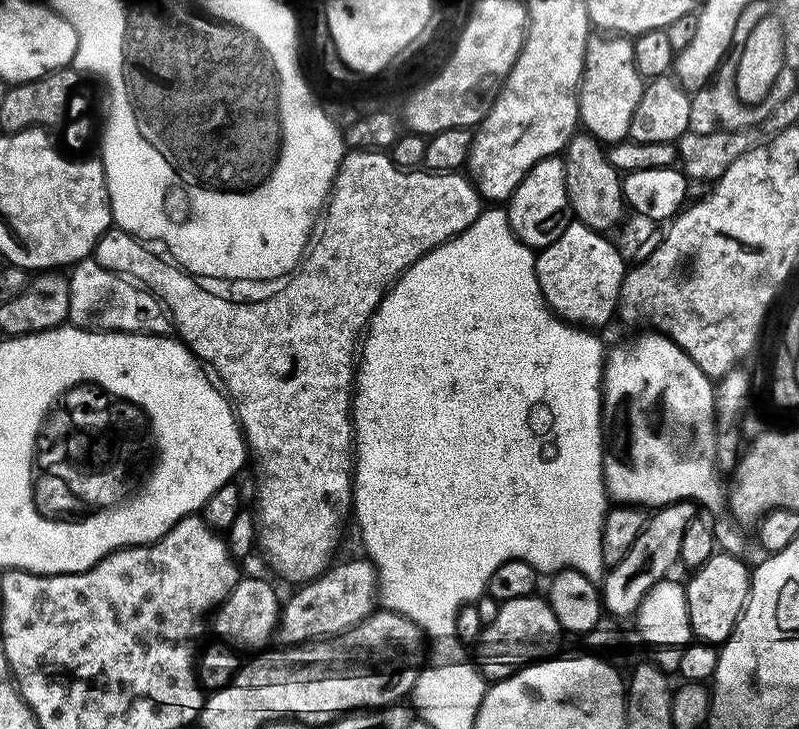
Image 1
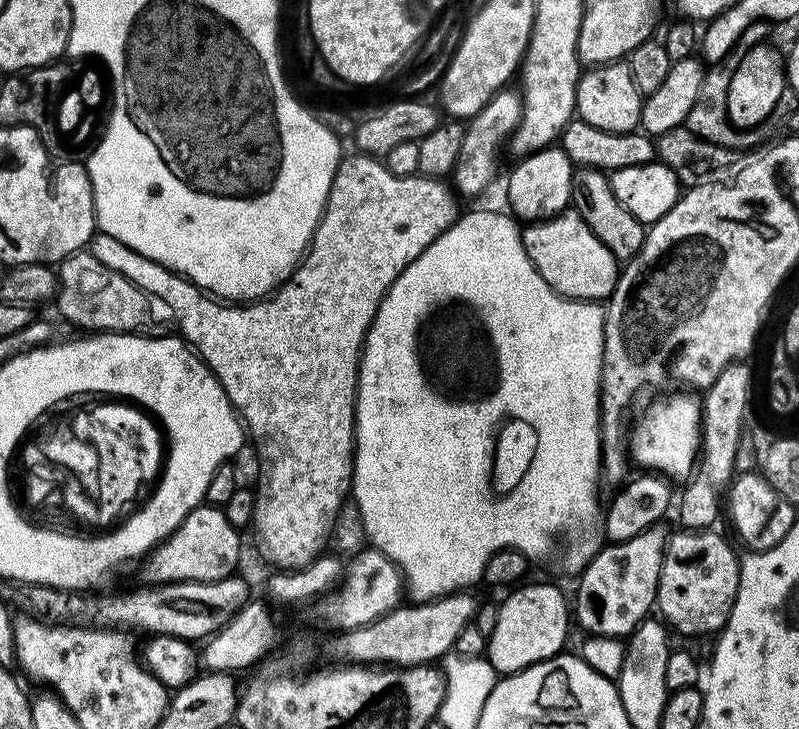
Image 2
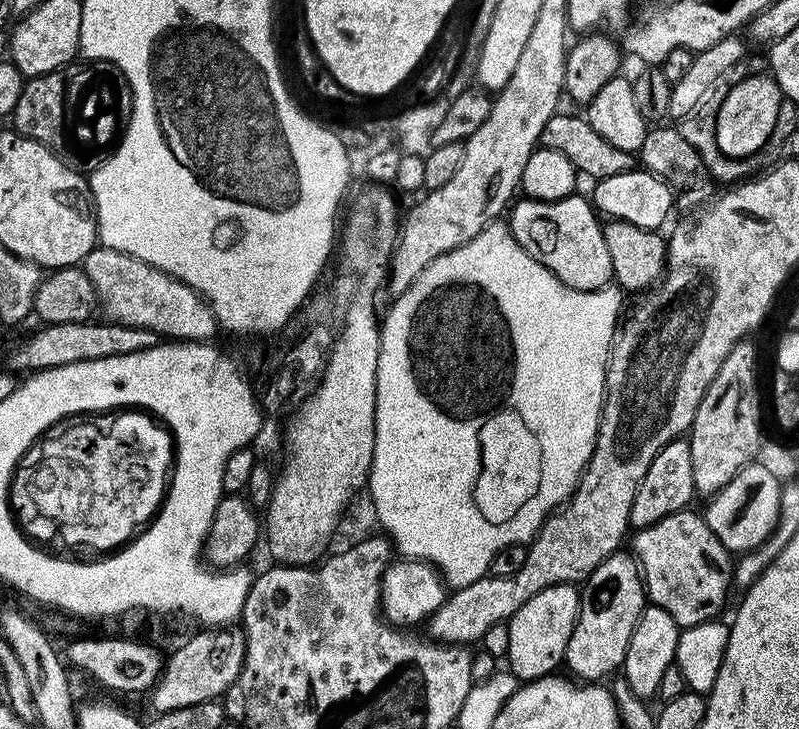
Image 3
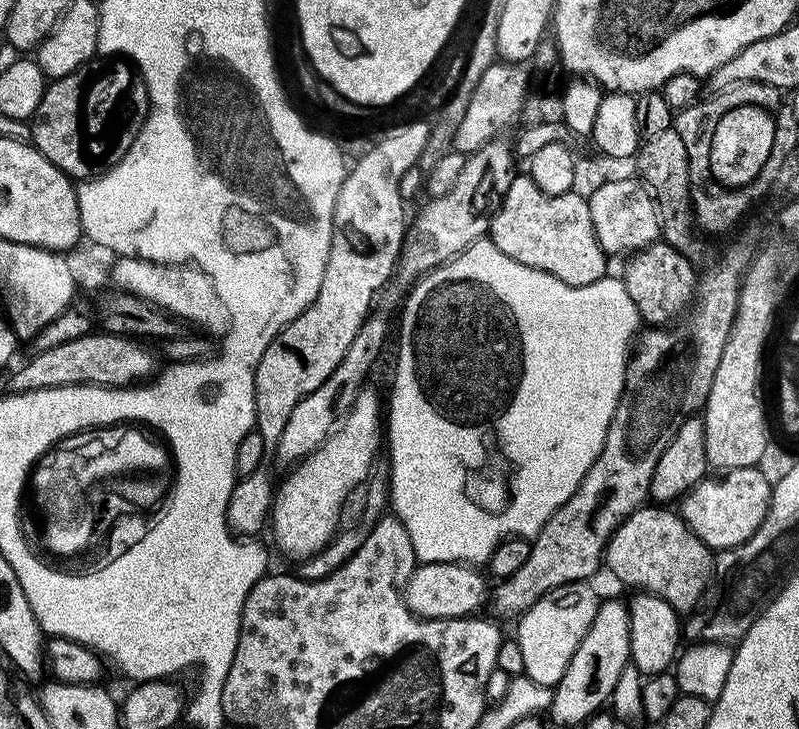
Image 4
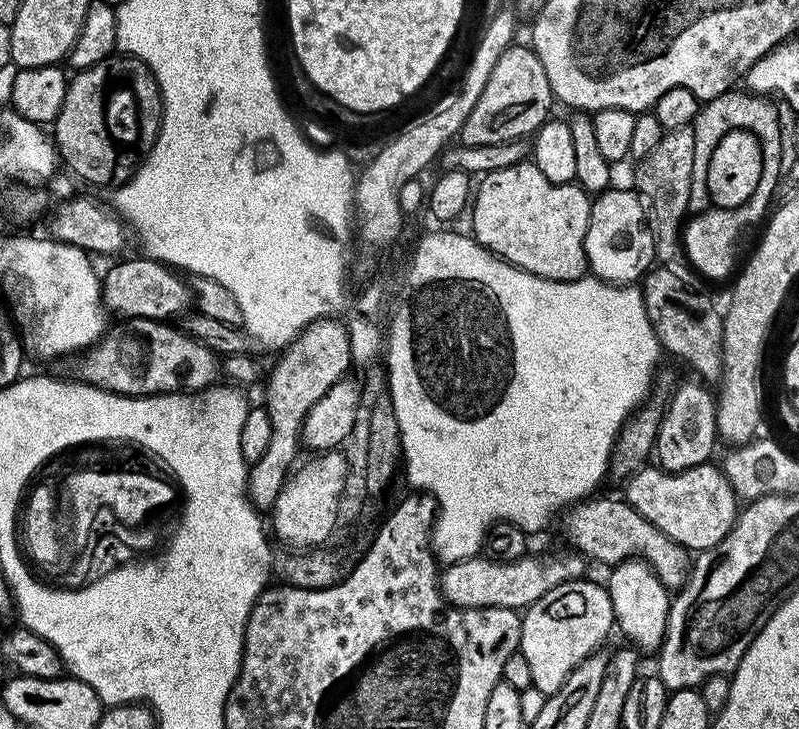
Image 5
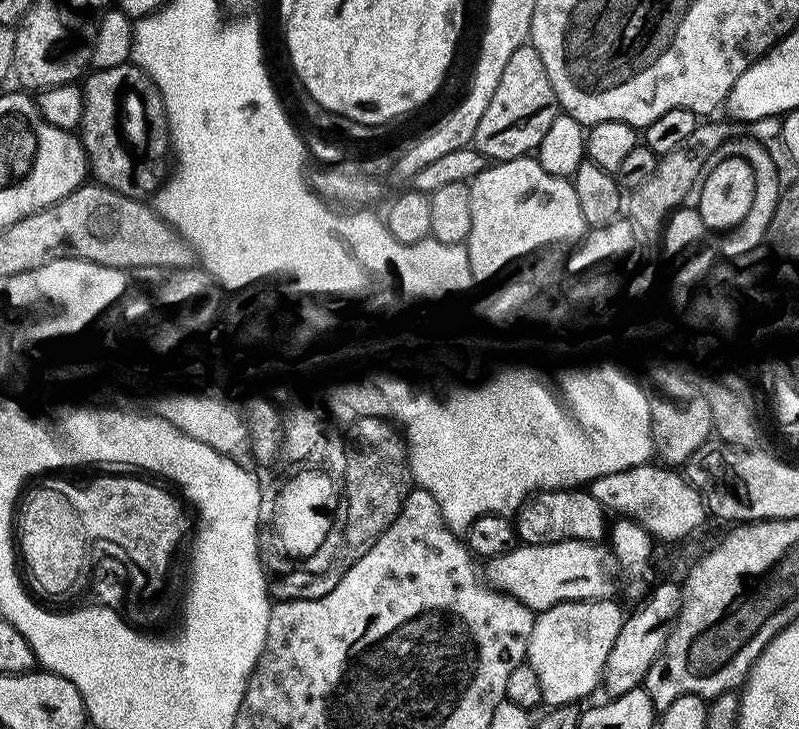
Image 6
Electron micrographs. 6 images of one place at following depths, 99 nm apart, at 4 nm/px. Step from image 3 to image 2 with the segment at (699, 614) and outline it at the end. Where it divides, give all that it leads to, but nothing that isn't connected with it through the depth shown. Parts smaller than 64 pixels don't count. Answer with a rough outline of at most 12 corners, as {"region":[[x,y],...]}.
{"region":[[716,530],[663,549],[655,607],[684,636],[719,633],[741,557]]}

